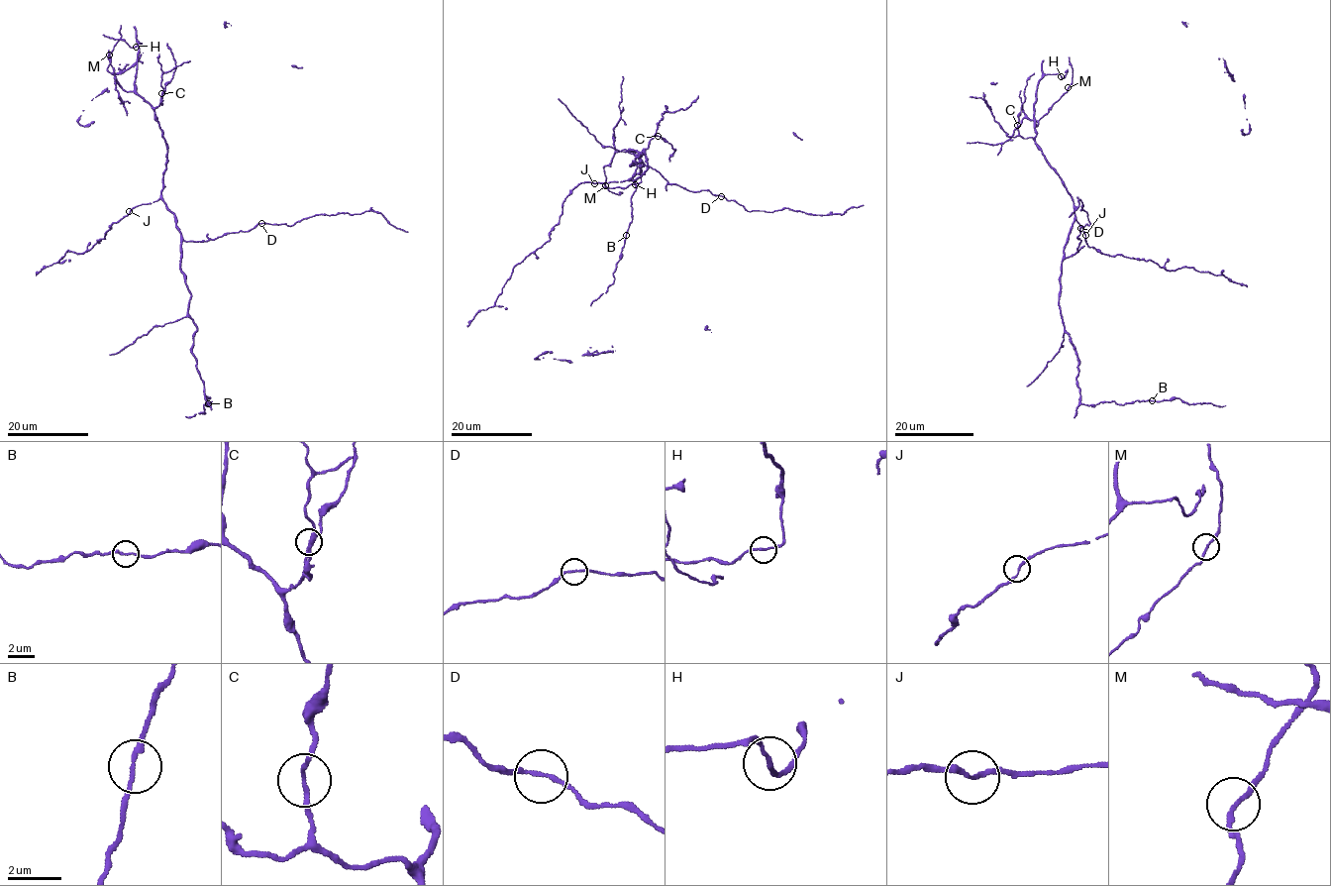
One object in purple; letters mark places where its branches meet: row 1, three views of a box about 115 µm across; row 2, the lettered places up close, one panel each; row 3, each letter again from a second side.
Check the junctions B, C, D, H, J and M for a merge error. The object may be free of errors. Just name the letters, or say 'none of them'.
none of them

